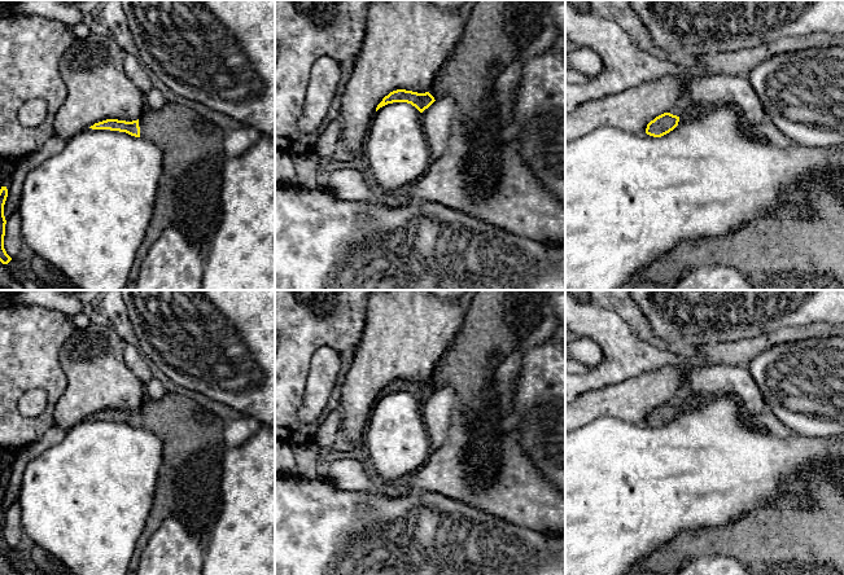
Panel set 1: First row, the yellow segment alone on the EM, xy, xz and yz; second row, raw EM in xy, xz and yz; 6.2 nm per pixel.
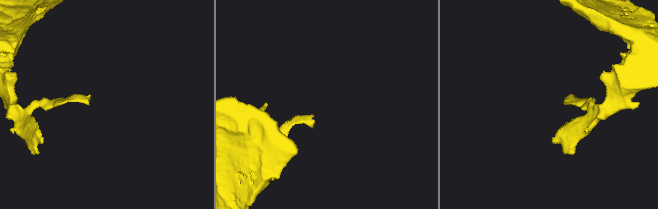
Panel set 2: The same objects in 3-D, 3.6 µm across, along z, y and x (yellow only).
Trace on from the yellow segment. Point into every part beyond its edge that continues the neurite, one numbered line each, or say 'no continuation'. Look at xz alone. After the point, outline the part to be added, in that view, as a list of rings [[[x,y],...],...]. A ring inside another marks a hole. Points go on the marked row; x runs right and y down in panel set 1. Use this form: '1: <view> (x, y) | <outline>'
no continuation

